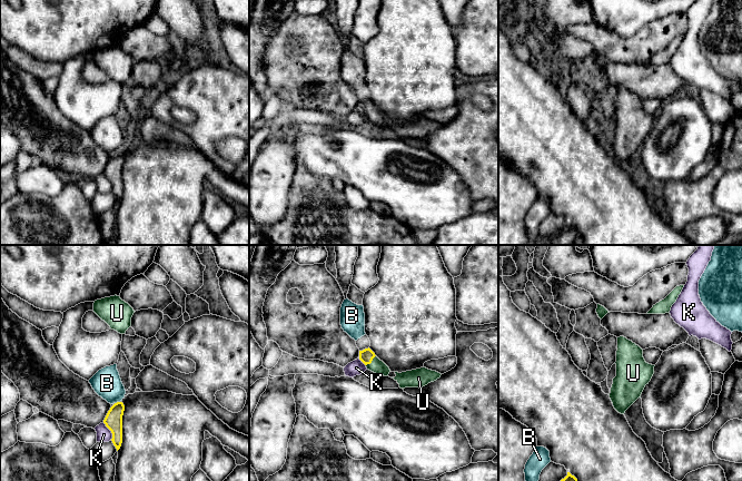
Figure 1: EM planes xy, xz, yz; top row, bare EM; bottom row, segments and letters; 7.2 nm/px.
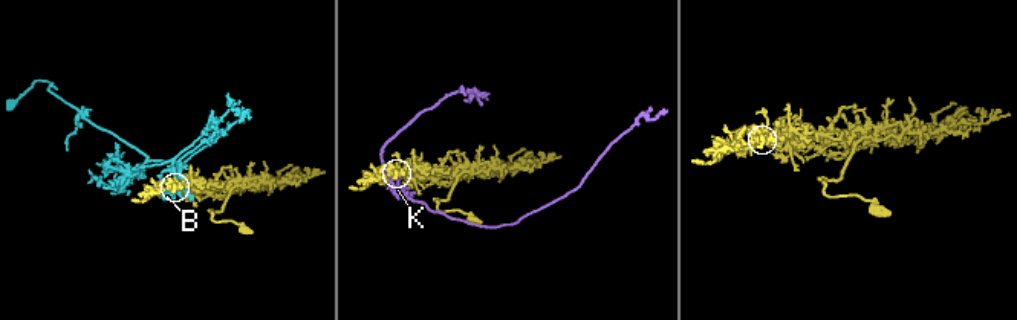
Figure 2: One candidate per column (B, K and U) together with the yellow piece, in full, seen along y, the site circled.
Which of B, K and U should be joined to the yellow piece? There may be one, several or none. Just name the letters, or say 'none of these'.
U

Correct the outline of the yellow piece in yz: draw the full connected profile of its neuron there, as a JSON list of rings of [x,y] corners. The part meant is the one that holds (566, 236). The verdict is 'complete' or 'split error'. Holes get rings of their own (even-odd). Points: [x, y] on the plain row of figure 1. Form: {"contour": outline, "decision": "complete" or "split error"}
{"contour": [[[567,223],[567,226],[557,235],[551,237],[546,245],[573,245],[577,235],[577,229]]], "decision": "complete"}

